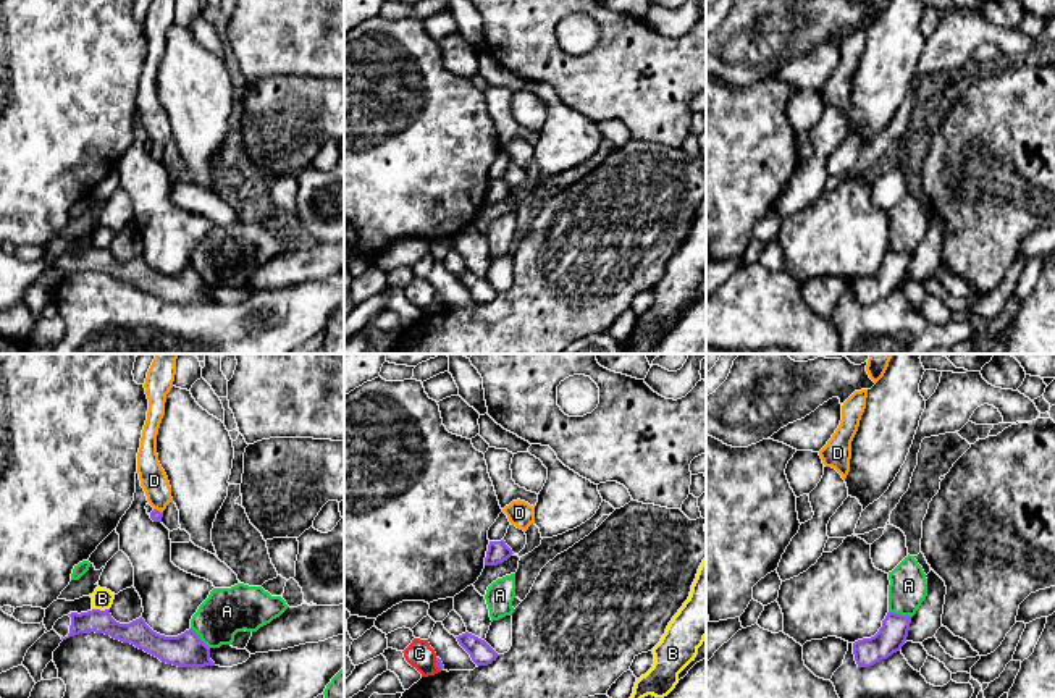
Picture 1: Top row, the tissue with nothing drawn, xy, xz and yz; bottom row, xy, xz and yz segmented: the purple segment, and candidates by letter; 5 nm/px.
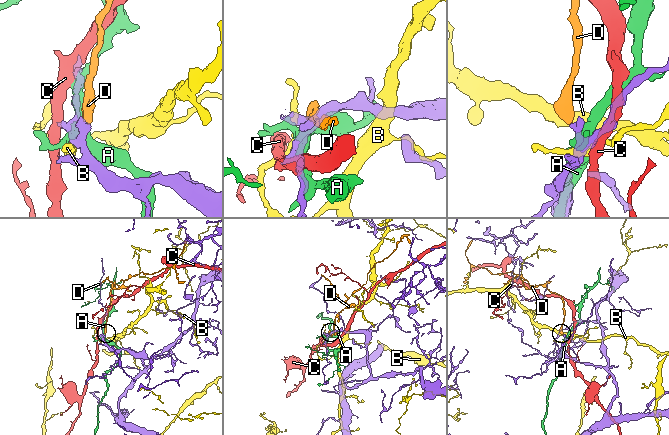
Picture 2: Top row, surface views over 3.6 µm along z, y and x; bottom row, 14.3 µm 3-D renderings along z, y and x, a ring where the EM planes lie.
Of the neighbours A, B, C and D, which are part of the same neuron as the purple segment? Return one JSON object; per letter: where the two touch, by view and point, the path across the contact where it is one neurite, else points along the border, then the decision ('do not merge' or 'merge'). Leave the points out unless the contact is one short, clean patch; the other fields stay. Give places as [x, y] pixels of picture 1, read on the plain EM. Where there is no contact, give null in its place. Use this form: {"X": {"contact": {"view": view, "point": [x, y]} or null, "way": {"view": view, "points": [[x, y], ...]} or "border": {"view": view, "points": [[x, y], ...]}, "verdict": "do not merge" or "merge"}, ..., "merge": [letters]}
{"A": {"contact": {"view": "yz", "point": [900, 252]}, "verdict": "do not merge"}, "B": {"contact": {"view": "xy", "point": [99, 248]}, "verdict": "do not merge"}, "C": {"contact": {"view": "xz", "point": [437, 302]}, "verdict": "do not merge"}, "D": {"contact": {"view": "xy", "point": [159, 149]}, "way": {"view": "xy", "points": [[155, 154], [159, 149], [159, 130], [154, 118]]}, "verdict": "merge"}, "merge": ["D"]}

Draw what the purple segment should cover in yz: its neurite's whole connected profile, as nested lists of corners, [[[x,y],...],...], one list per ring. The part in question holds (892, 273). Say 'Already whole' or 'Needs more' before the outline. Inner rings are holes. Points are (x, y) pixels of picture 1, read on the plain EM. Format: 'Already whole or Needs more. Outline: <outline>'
Already whole. Outline: [[[889,249],[882,259],[882,265],[874,275],[853,281],[853,292],[858,305],[871,305],[900,289],[906,280],[910,262],[910,254]]]

